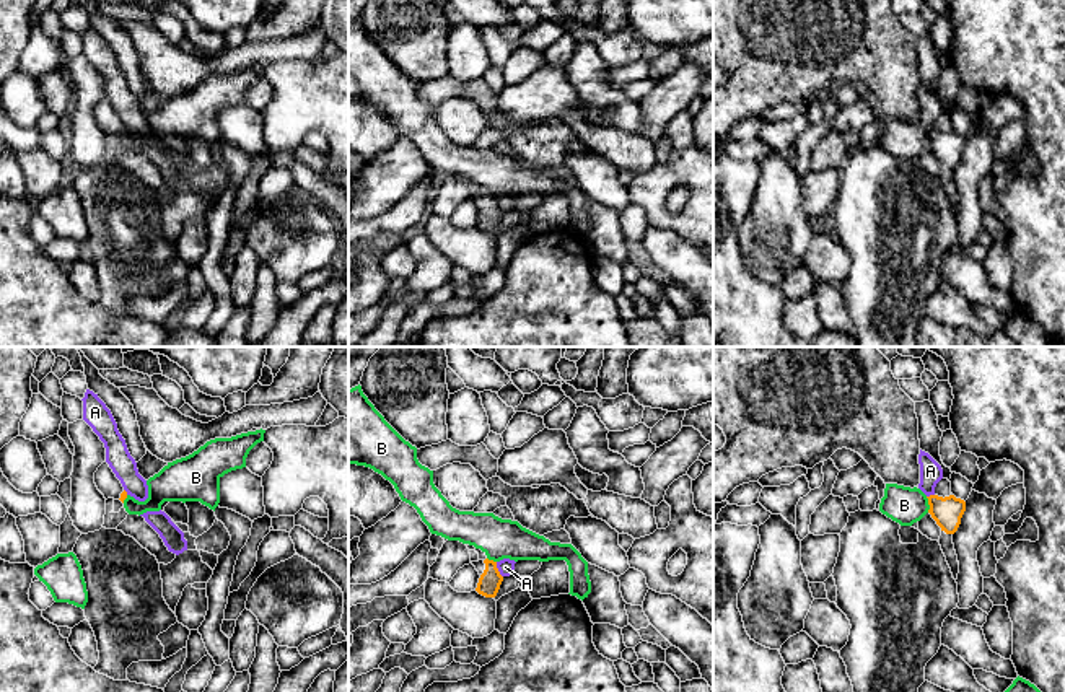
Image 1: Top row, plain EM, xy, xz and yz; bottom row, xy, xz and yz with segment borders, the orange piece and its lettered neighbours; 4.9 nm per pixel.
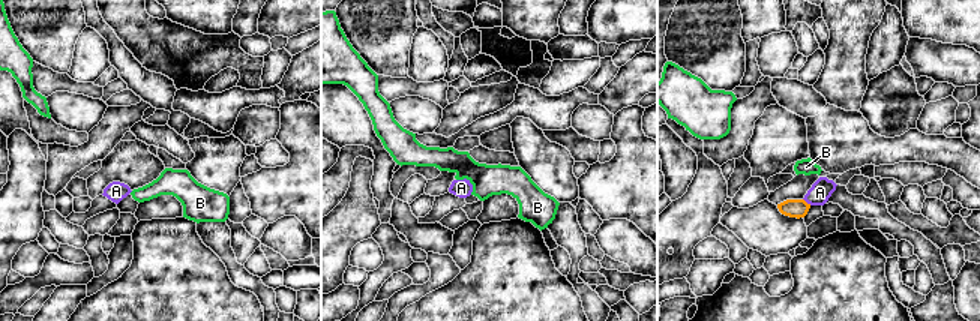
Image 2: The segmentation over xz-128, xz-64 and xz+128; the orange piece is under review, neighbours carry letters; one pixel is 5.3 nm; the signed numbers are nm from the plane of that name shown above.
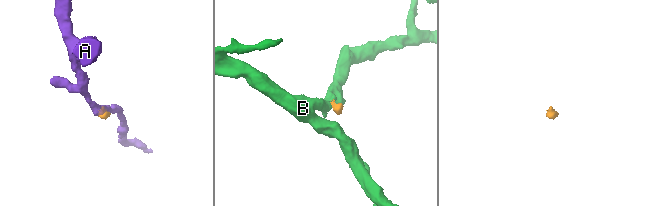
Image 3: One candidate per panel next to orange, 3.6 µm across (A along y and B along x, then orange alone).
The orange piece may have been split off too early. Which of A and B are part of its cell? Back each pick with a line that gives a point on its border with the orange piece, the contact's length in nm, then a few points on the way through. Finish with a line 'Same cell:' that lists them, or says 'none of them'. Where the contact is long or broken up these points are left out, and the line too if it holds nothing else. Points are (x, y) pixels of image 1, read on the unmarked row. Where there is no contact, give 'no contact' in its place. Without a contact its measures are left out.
Same cell: none of them

